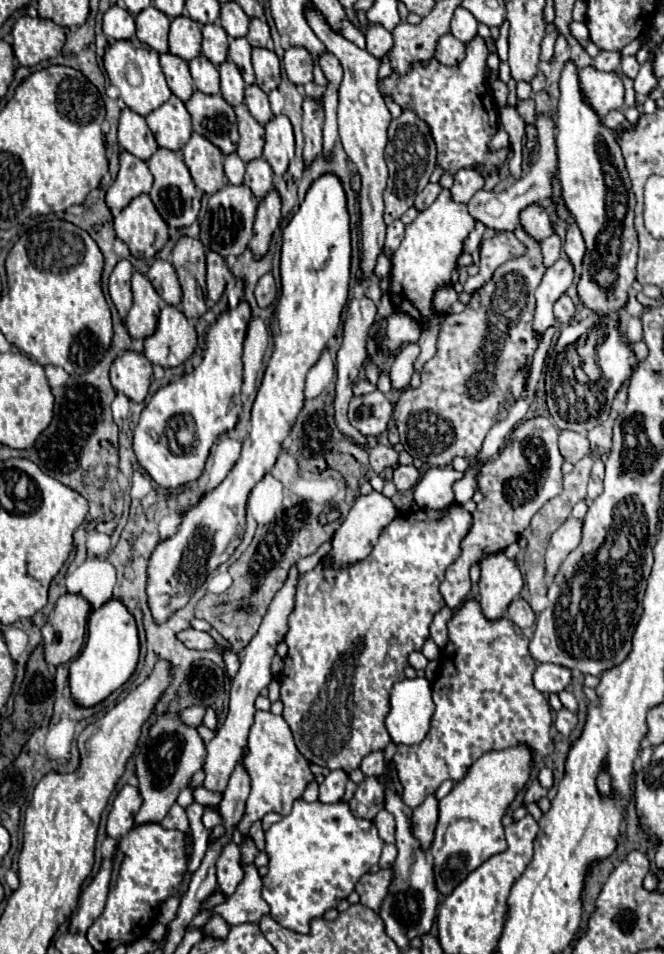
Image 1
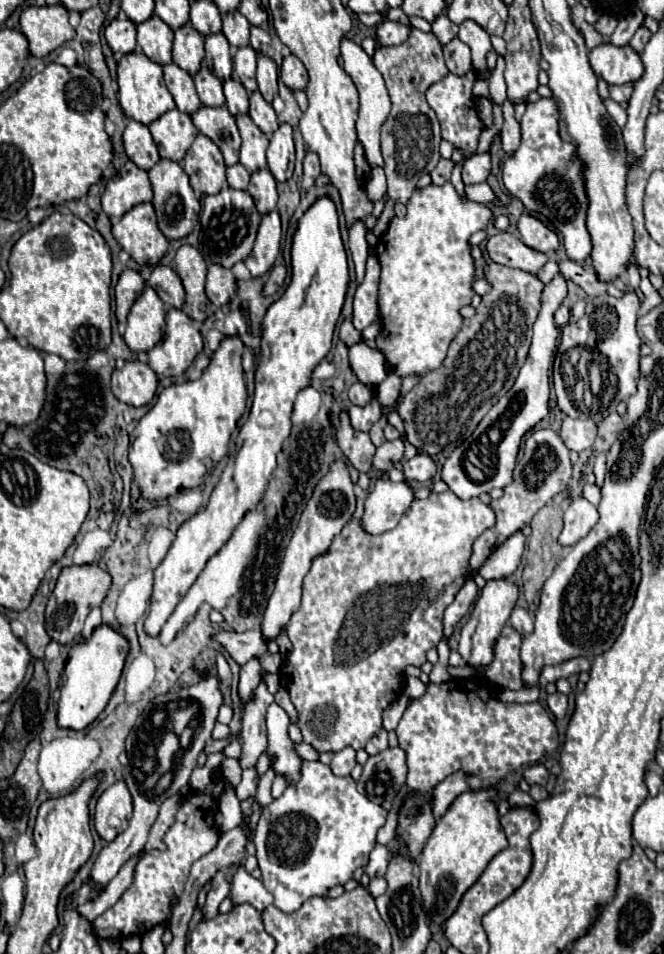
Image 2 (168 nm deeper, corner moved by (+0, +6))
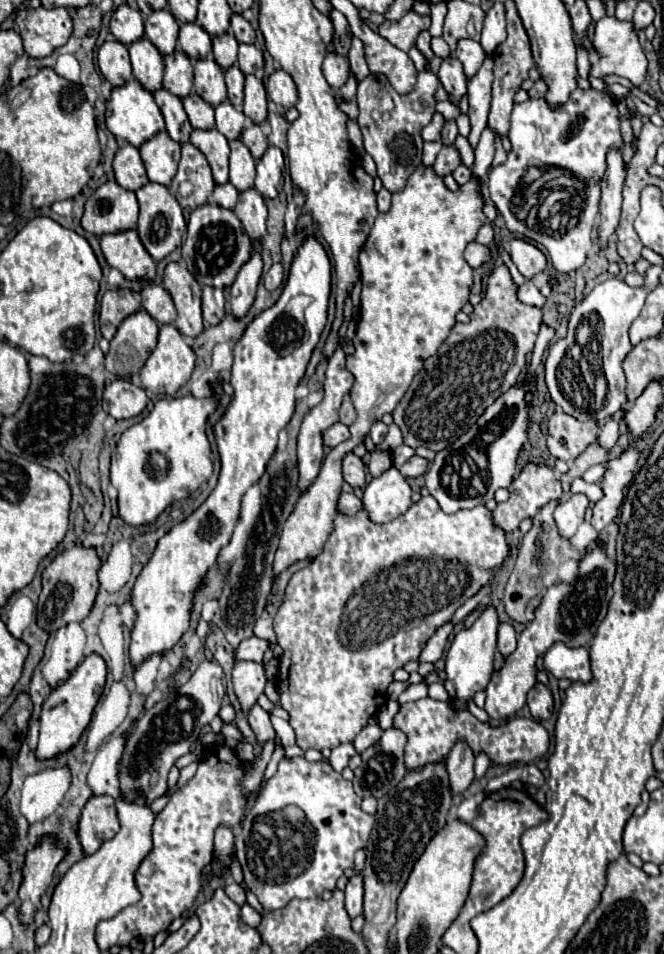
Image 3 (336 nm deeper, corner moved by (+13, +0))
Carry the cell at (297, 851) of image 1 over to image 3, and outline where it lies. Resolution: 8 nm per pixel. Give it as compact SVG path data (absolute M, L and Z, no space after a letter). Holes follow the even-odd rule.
M297 756L297 758L283 758L279 762L279 770L277 774L265 784L265 788L257 794L255 798L255 804L253 808L247 812L245 816L245 822L241 826L241 832L235 836L235 854L241 862L241 868L243 868L243 876L245 876L245 886L251 888L255 892L255 896L259 898L261 906L263 906L263 912L271 912L271 910L277 910L277 908L283 908L287 906L293 898L317 898L321 896L323 890L335 890L335 882L339 880L339 876L343 876L343 872L347 868L353 868L353 856L359 848L363 848L369 840L369 834L371 834L371 828L375 824L375 818L367 812L361 810L361 798L357 798L357 794L353 792L353 784L349 780L343 780L341 774L337 774L327 762L307 762L303 756Z

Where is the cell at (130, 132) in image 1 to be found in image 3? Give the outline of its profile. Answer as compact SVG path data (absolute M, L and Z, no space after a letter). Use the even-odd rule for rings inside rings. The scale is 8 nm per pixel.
M123 142L117 150L113 158L113 170L115 170L117 182L127 190L137 190L149 182L139 150L127 142Z

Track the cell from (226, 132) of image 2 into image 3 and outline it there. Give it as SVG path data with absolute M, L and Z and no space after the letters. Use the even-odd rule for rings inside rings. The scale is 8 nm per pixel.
M195 128L191 132L189 140L191 140L191 144L195 144L207 156L215 182L225 184L229 180L229 174L227 174L227 160L229 160L227 138L215 128L211 128L211 130Z

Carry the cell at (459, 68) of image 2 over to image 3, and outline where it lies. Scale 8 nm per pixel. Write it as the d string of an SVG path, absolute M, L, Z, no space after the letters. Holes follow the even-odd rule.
M453 56L443 60L439 68L439 80L453 98L461 98L467 92L467 76L463 74L461 62Z

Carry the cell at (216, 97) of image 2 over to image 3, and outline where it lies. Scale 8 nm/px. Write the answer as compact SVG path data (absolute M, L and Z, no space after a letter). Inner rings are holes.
M199 94L185 96L183 106L185 106L185 112L187 112L193 128L215 128L213 106L207 104Z

